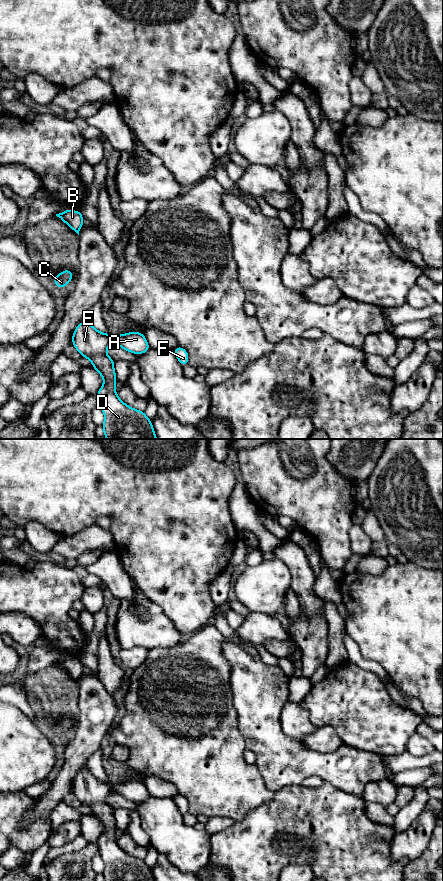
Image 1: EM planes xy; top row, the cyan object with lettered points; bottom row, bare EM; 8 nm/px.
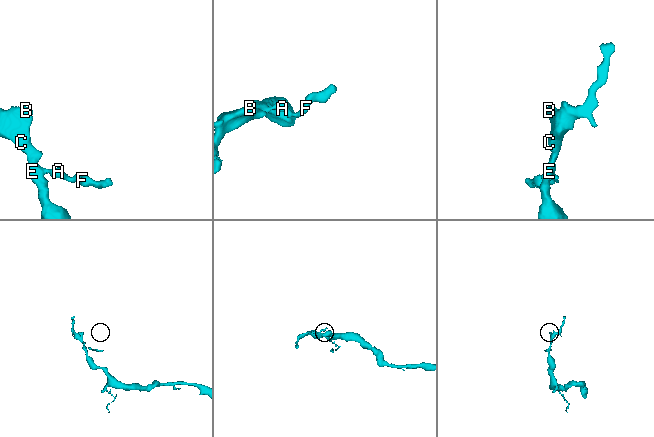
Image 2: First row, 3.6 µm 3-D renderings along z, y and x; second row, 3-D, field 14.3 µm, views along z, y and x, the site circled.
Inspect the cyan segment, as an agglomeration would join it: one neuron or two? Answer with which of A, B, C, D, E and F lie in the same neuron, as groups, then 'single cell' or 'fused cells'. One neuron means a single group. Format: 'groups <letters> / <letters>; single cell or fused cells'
groups A B C D E F; single cell

